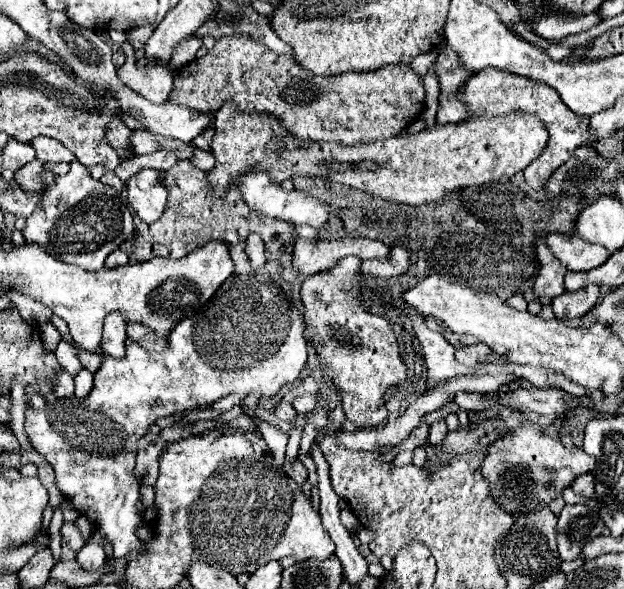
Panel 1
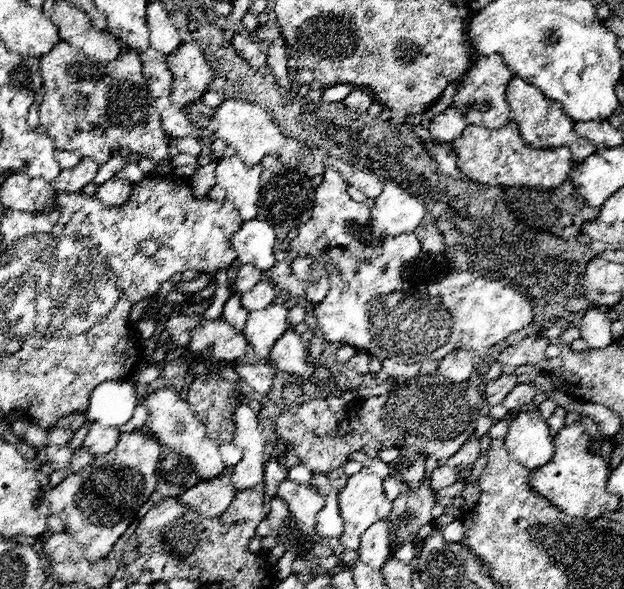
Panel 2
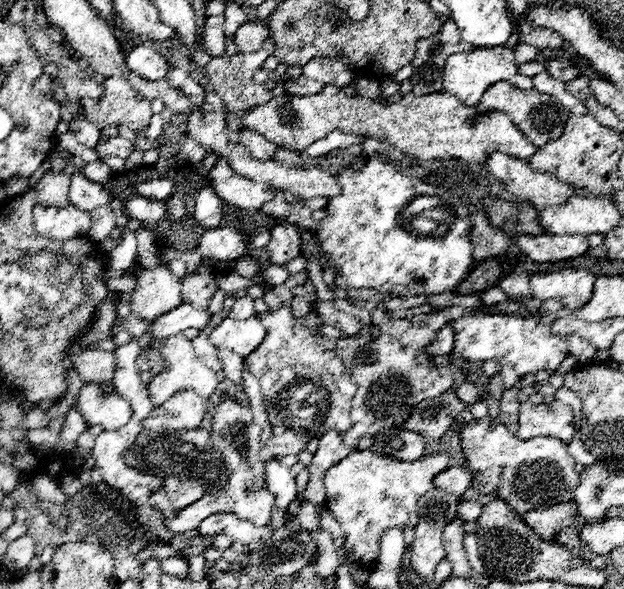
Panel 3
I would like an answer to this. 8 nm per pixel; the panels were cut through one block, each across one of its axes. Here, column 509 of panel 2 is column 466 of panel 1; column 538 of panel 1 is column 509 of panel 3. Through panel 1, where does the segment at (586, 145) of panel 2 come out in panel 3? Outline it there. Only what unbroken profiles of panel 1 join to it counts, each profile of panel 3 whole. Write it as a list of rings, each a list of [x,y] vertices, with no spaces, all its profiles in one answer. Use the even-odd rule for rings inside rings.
[[[496,82],[496,86],[488,88],[488,94],[484,94],[484,98],[480,98],[478,112],[486,114],[486,112],[504,112],[508,114],[508,118],[514,122],[514,126],[526,136],[530,138],[530,142],[534,146],[544,146],[550,140],[560,138],[566,118],[568,118],[568,110],[564,110],[564,106],[548,96],[548,94],[540,94],[538,90],[516,90],[516,86],[508,86],[508,82]],[[502,152],[488,154],[486,166],[514,196],[524,198],[534,206],[560,206],[578,194],[578,190],[560,182],[556,176],[532,170],[528,160],[508,158],[508,154]]]

